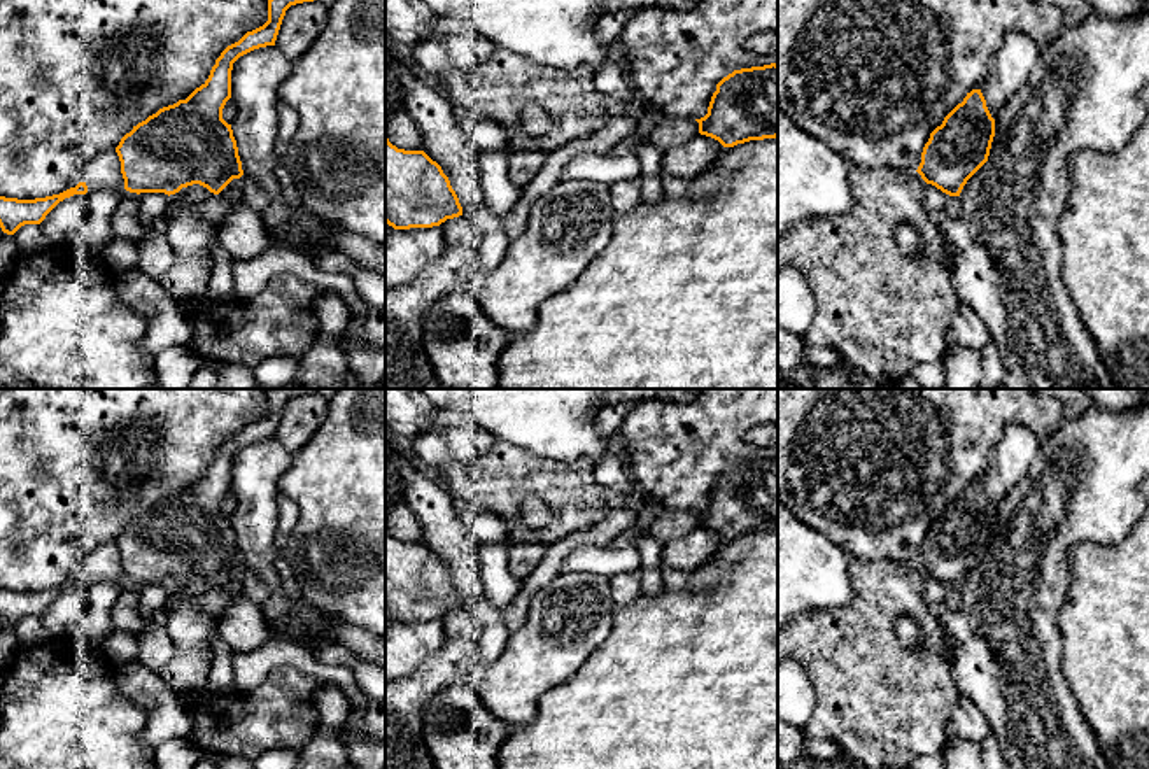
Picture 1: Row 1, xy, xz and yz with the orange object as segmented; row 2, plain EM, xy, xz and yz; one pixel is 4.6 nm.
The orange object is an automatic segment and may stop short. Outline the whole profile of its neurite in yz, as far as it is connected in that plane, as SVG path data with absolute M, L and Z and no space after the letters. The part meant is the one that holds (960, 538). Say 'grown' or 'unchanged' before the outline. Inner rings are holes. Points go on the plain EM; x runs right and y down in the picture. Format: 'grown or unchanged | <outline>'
unchanged | M972 482L930 526L916 564L927 576L960 589L967 573L988 554L993 529L995 511L981 482Z

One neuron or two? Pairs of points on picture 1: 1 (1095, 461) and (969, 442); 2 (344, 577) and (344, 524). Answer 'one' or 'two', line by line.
1: two
2: one

